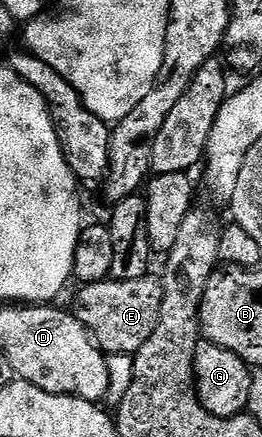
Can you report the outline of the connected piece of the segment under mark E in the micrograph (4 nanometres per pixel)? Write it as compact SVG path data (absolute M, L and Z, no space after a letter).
M148 275L128 281L108 279L83 285L80 290L75 297L73 315L94 337L96 345L104 353L134 355L141 347L145 347L145 343L149 343L149 339L153 339L153 333L157 331L161 319L163 303L163 283L158 276Z

